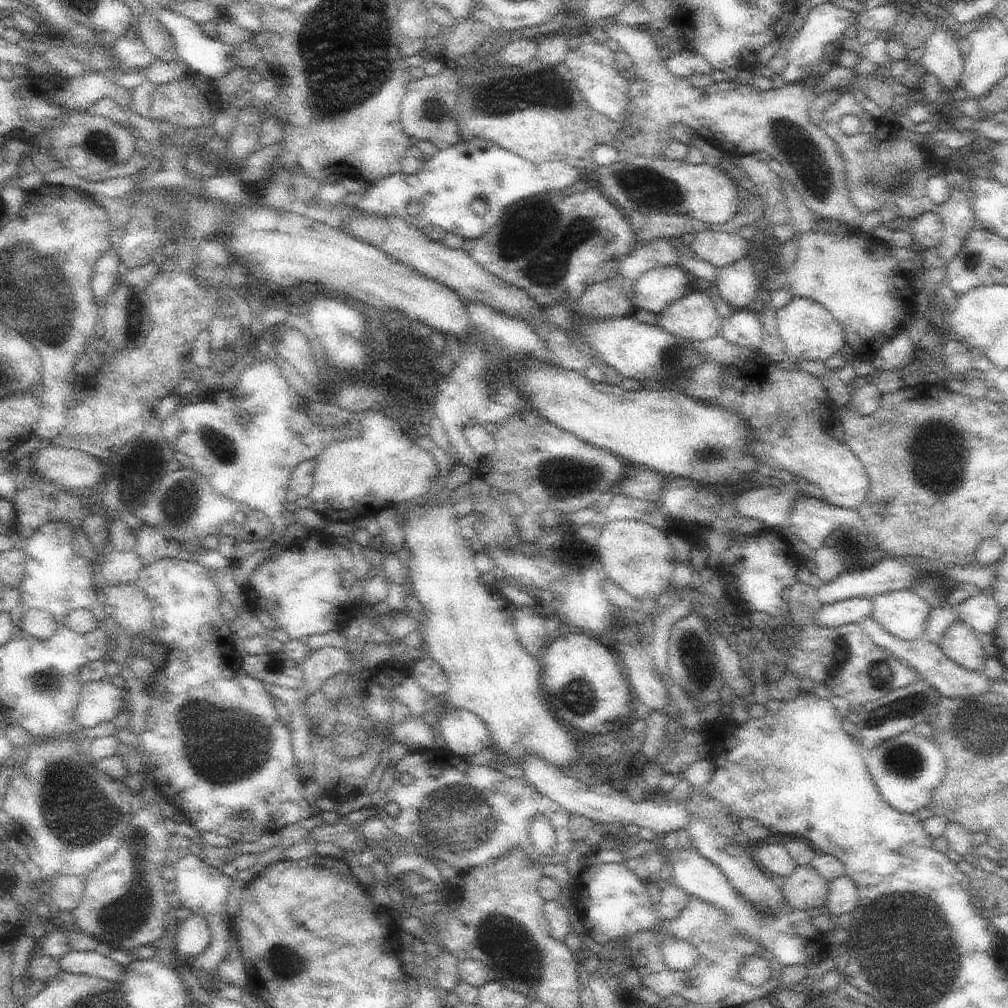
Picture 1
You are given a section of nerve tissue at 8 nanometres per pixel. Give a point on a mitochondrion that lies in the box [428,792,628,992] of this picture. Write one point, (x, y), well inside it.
(504, 940)

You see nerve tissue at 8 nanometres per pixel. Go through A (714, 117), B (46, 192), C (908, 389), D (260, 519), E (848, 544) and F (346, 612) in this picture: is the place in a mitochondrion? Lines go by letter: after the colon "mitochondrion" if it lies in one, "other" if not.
A: other
B: other
C: other
D: other
E: other
F: other

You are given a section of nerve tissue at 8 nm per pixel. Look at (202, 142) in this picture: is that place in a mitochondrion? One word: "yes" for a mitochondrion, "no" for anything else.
no

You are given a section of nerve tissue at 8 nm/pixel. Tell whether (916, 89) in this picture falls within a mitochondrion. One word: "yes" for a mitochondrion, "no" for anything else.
no

